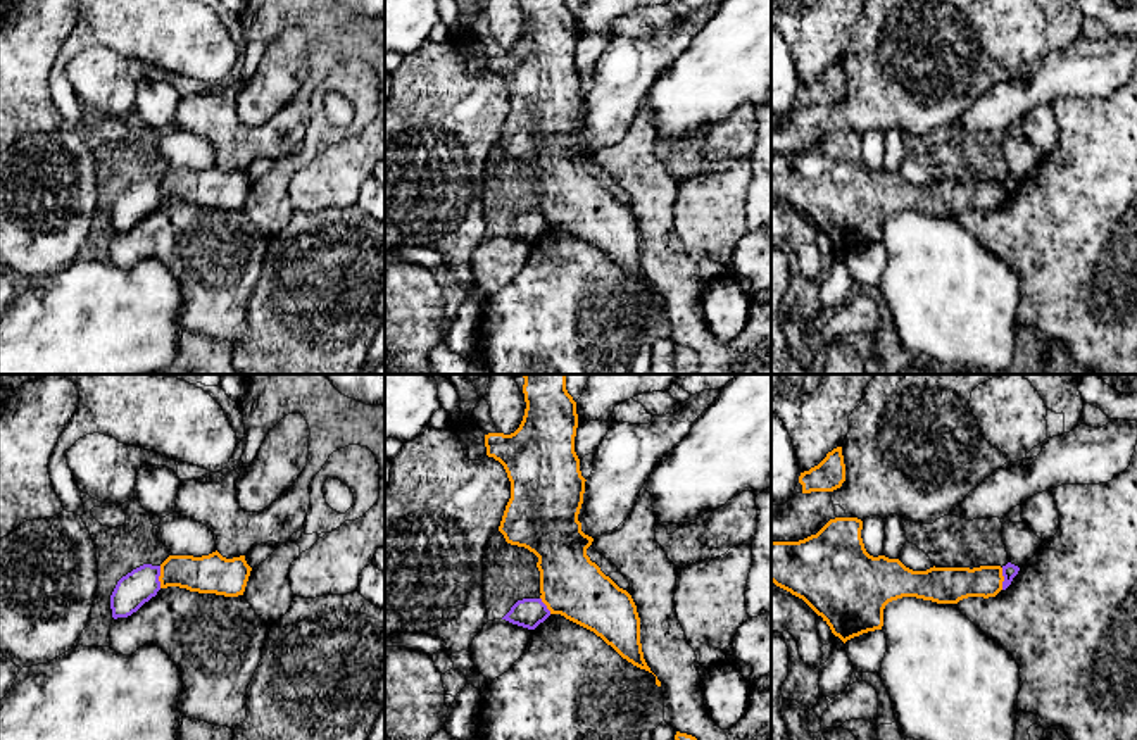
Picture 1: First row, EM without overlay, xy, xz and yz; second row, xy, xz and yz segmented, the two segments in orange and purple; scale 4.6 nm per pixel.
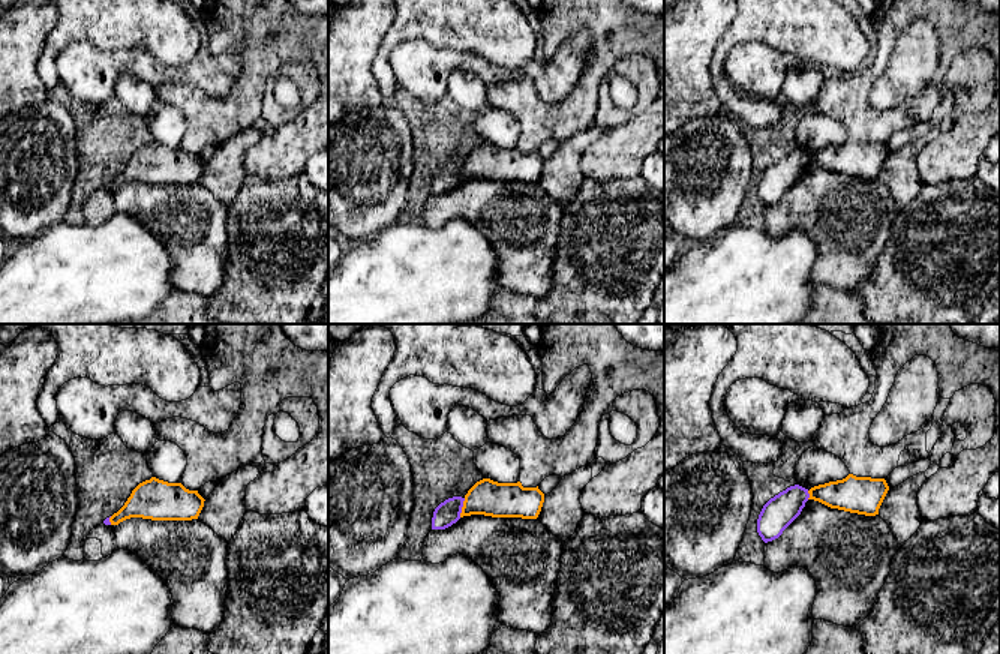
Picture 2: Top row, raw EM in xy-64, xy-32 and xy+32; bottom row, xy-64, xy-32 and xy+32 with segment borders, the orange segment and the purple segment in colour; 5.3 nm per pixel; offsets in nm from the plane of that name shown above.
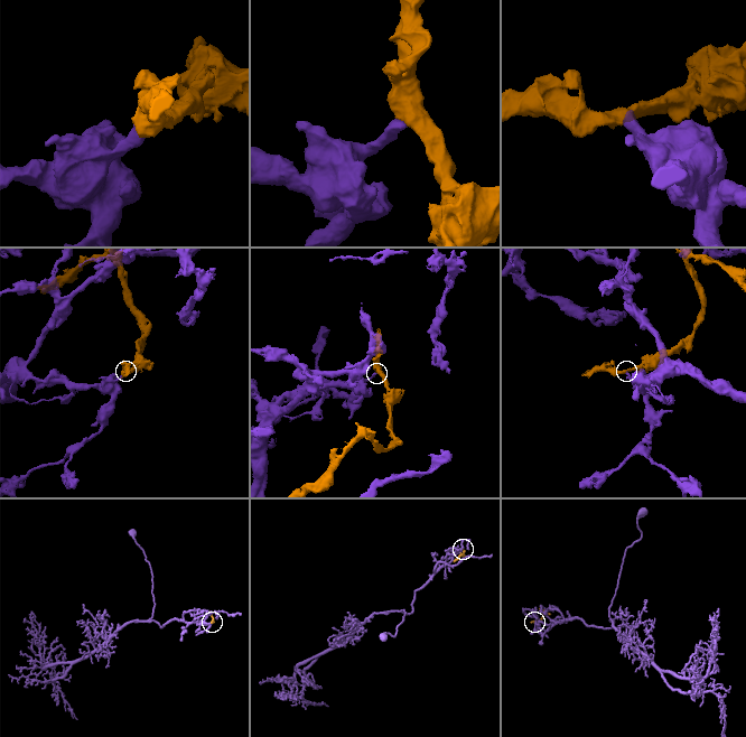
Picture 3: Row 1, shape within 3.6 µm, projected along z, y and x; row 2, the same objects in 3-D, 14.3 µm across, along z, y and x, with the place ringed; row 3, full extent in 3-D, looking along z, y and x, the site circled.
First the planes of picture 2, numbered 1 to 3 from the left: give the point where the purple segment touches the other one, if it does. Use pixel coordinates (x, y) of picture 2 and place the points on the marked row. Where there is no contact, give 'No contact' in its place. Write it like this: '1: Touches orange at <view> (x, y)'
1: Touches orange at xy-64 (110, 521)
2: Touches orange at xy-32 (462, 507)
3: Touches orange at xy+32 (810, 495)

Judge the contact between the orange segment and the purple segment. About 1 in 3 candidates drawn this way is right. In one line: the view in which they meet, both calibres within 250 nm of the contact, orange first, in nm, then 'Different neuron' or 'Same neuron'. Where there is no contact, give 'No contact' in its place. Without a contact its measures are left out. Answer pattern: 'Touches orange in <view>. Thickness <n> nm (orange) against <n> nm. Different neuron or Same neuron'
Touches orange in xy. Thickness 180 nm (orange) against 160 nm. Different neuron

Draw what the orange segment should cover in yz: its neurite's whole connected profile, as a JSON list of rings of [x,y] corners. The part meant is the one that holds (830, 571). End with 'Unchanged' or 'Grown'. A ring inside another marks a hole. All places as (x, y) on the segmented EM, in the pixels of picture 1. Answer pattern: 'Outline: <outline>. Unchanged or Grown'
Outline: [[[857,517],[830,519],[816,535],[799,542],[771,542],[771,581],[802,599],[844,643],[868,631],[882,630],[883,609],[902,597],[937,604],[958,604],[968,597],[996,597],[1002,590],[1002,568],[930,568],[913,571],[899,559],[873,557],[861,538]]]. Unchanged

